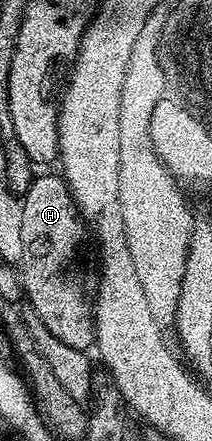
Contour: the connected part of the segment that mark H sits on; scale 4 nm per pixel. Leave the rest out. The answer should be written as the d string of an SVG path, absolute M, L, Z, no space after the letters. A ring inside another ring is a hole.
M62 176L55 177L39 177L27 189L27 194L22 194L21 202L23 210L21 211L21 240L24 244L24 255L21 262L21 280L22 292L25 294L25 301L28 301L30 312L35 313L41 319L41 323L45 323L45 327L53 335L57 335L57 339L61 339L61 343L69 343L69 347L77 347L78 349L87 351L94 346L95 343L95 299L99 288L99 277L91 270L91 265L87 262L87 233L89 234L89 225L81 216L79 208L76 207L75 201L71 197L71 188L68 187Z

